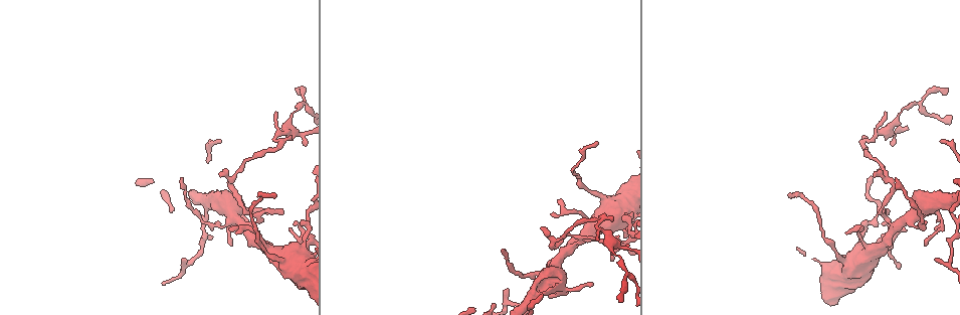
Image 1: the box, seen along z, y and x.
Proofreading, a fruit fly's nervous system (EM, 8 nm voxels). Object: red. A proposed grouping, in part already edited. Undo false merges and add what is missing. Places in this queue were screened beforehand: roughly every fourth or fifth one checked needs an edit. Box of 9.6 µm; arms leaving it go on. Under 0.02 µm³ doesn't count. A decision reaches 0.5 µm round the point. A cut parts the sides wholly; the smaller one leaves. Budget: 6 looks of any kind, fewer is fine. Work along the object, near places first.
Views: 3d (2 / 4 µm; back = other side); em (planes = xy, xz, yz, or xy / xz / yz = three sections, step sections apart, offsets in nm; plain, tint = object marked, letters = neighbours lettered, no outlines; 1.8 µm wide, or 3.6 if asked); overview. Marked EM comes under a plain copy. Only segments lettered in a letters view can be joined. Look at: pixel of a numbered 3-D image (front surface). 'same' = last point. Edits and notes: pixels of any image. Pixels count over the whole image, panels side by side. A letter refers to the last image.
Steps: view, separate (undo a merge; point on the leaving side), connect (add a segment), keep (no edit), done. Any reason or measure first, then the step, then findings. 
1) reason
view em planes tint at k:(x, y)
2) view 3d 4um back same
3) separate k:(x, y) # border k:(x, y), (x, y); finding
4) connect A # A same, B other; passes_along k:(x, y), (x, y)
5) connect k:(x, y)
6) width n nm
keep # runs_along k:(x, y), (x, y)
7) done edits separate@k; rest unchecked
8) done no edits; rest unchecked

thin end
view em xy step 16 tint at 1:(861, 228)

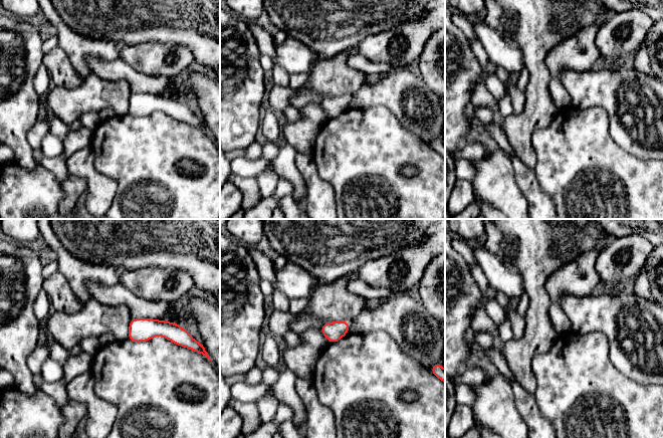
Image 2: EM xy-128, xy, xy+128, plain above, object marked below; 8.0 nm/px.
view em planes letters same

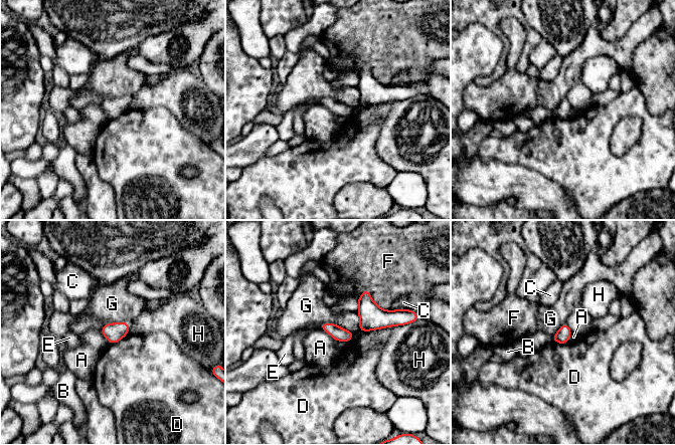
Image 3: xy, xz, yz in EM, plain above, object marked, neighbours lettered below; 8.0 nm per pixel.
keep # A other, B other, C other, D other, E other, F other, G other, H other; border 3:(320, 323), (333, 322), (353, 332); none of them fits

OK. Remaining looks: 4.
free end
view em yz step 8 letters at 1:(543, 227)

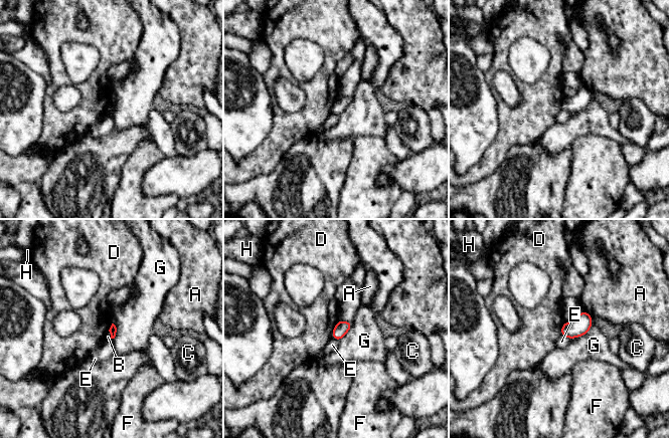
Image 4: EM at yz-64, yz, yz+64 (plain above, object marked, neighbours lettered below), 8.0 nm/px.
view em xy step 8 letters same

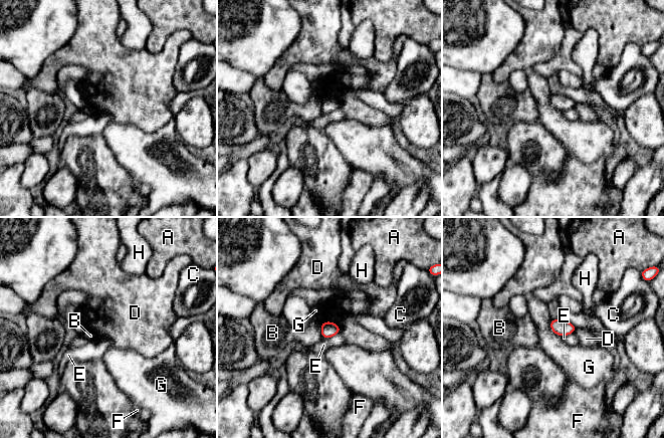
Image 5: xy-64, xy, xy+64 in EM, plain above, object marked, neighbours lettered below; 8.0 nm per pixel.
keep # A other, B other, C other, D other, E other, F other, G other, H other; border 5:(319, 323), (332, 321), (341, 331); no lettered segment goes on from it

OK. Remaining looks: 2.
thin arm on a thick one
view em 3.6um planes letters at 1:(532, 296)

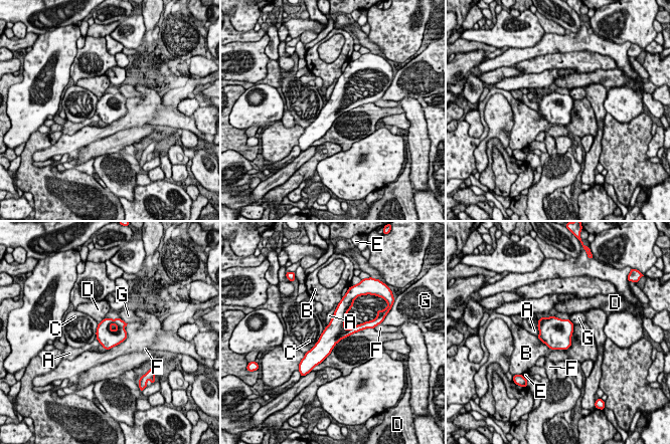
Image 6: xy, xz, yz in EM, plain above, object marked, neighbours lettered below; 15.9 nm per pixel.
keep # A other, B other, C other, D other, E other, F other, G other; runs_along 6:(342, 306), (320, 359); one neuron here

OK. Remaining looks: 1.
done no edits; rest unchecked

